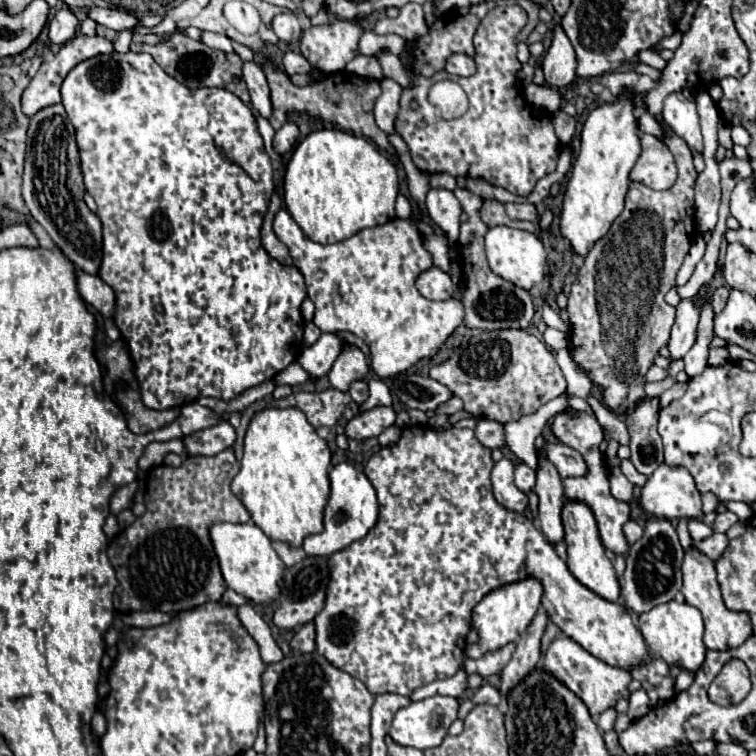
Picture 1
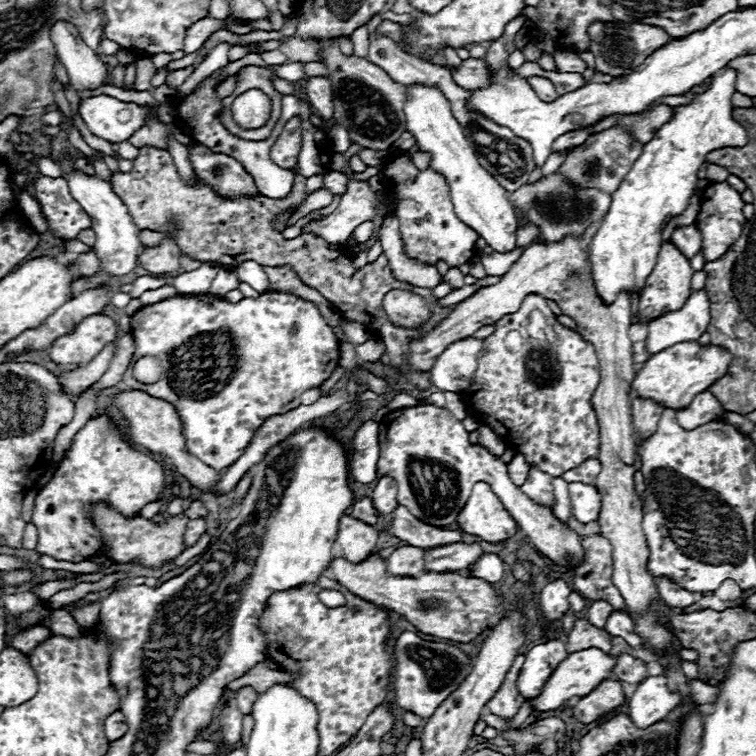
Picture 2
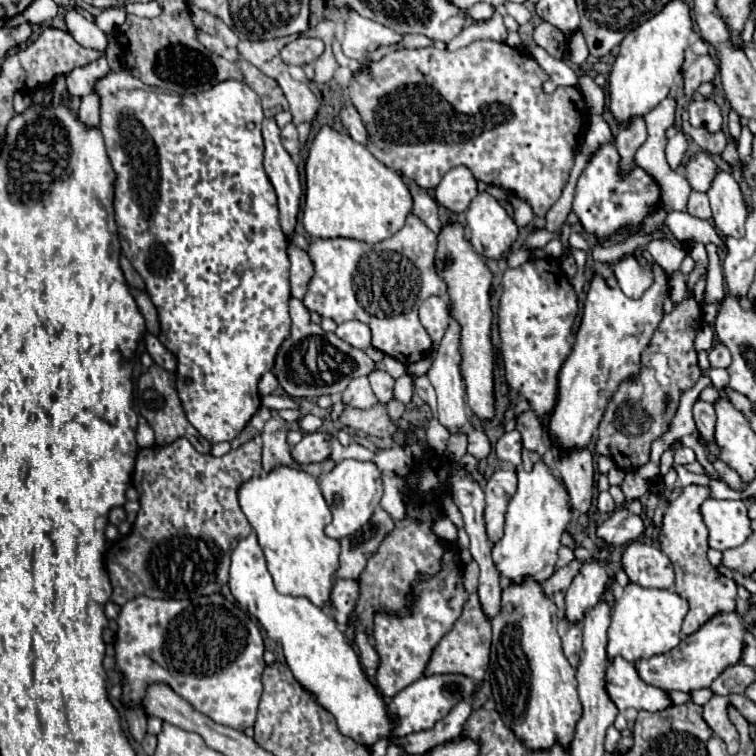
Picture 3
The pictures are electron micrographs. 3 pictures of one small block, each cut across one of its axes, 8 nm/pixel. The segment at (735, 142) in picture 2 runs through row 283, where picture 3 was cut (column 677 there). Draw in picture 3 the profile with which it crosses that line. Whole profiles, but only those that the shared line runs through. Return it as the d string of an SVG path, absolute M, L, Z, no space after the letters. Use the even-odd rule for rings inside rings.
M628 584L624 594L616 600L612 612L612 622L608 628L608 658L622 656L624 660L634 662L640 658L652 658L656 654L670 652L680 644L680 626L688 608L688 602L672 590Z

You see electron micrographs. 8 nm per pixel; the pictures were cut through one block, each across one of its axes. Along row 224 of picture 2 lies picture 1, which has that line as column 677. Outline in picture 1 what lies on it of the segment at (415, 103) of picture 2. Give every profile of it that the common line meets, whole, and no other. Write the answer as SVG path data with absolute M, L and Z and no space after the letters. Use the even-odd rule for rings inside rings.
M660 464L654 474L648 478L640 492L640 508L654 518L666 518L666 520L678 520L678 518L702 518L702 500L700 492L694 488L692 476L686 472L686 468L670 468L666 464Z

